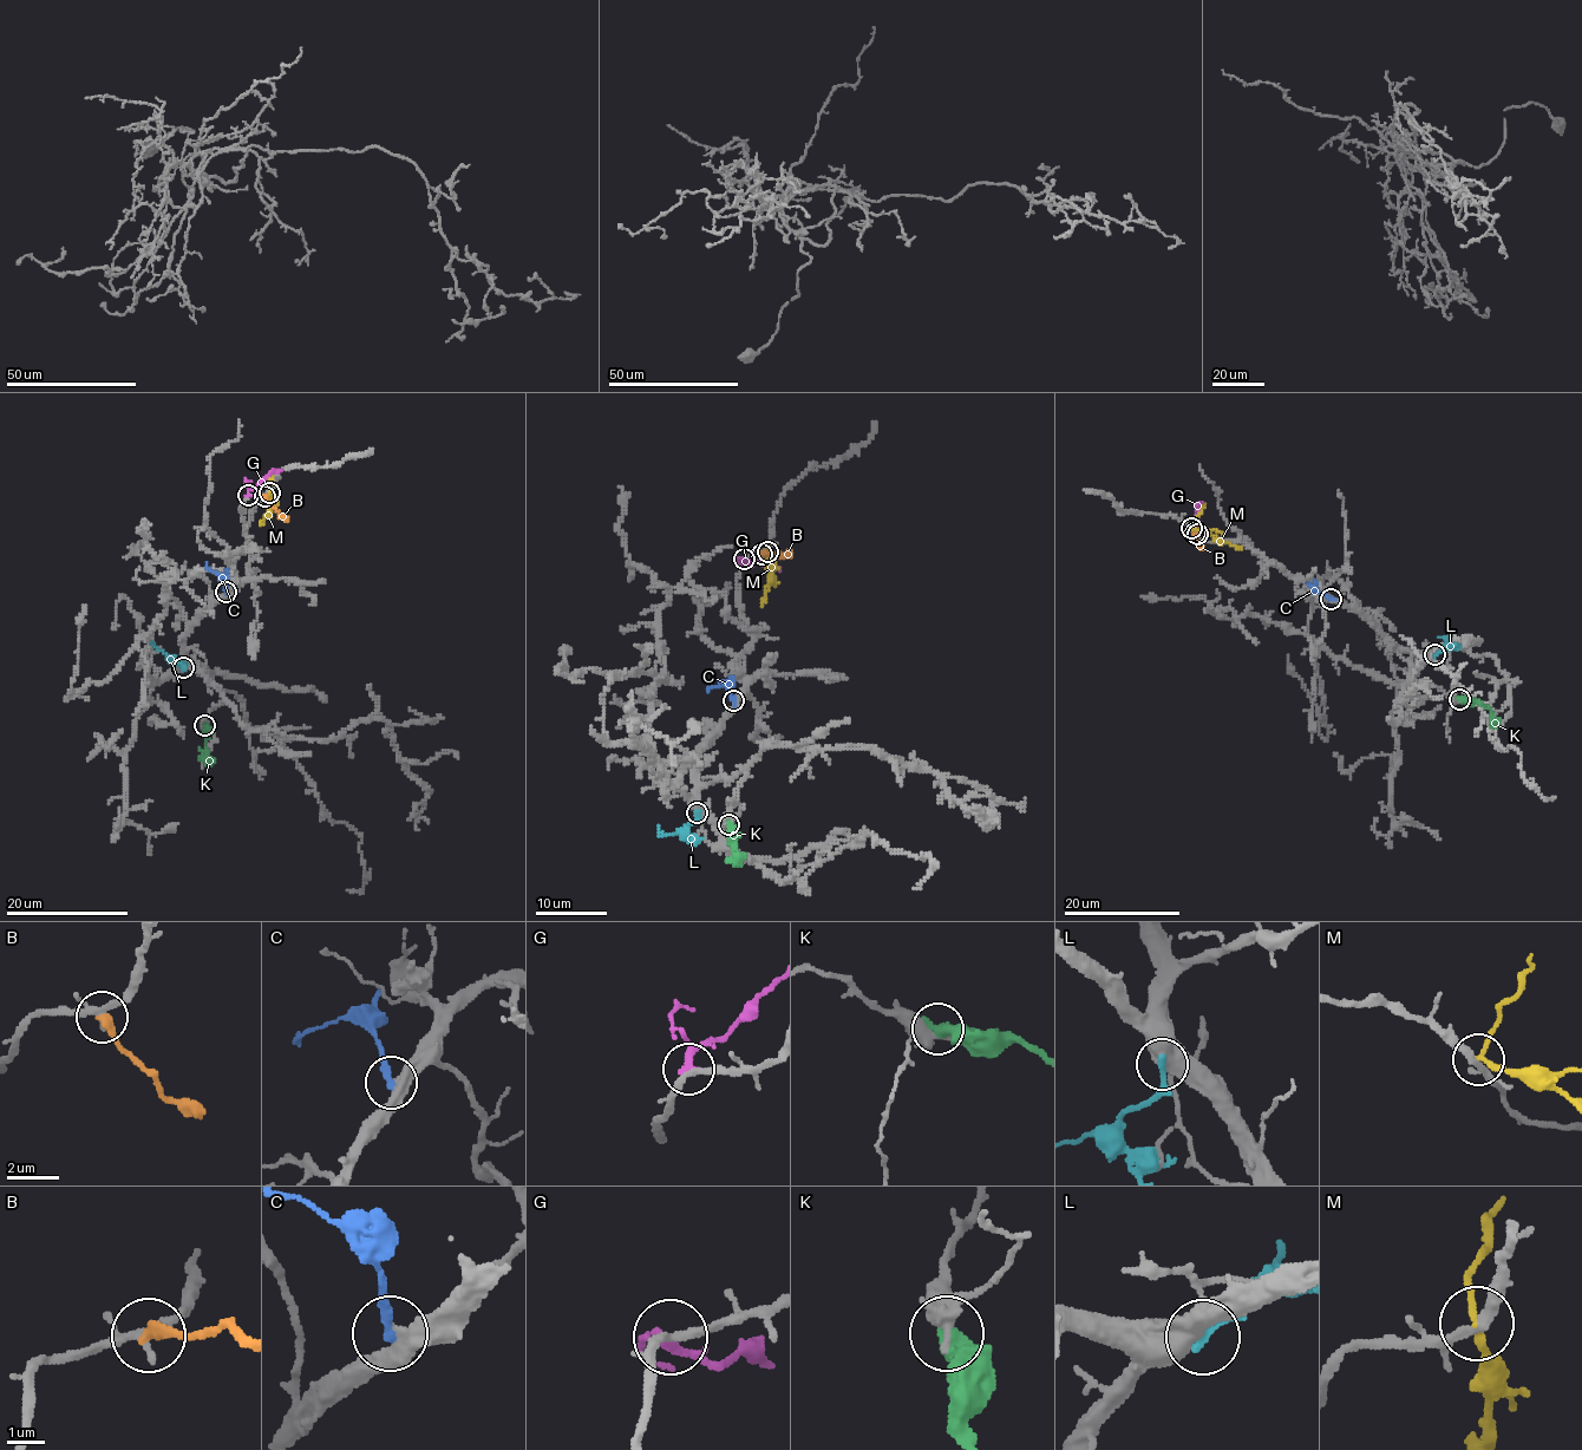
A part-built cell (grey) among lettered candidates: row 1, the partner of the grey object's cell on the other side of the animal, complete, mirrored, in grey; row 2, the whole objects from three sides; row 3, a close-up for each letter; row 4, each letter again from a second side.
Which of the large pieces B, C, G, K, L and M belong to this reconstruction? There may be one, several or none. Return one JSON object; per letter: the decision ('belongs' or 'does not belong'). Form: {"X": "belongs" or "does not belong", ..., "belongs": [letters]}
{"B": "does not belong", "C": "does not belong", "G": "does not belong", "K": "does not belong", "L": "does not belong", "M": "does not belong", "belongs": []}

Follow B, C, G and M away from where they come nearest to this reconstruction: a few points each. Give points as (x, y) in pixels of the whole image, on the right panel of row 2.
B: (1195, 533), (1200, 548)
C: (1332, 599), (1315, 590), (1314, 580)
G: (1197, 534), (1202, 502)
M: (1192, 528), (1242, 549)

